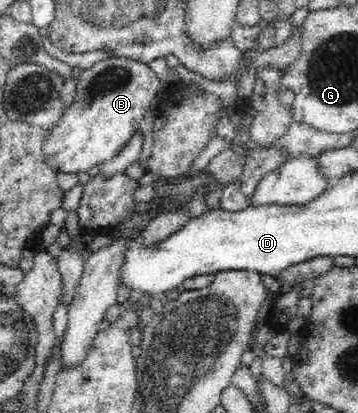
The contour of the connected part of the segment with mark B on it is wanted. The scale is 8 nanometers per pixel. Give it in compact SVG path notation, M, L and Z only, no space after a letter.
M110 57L83 69L77 78L75 102L62 110L42 142L43 161L63 174L89 172L93 166L113 161L130 138L136 136L135 129L145 112L159 100L159 82L149 66L128 57Z

